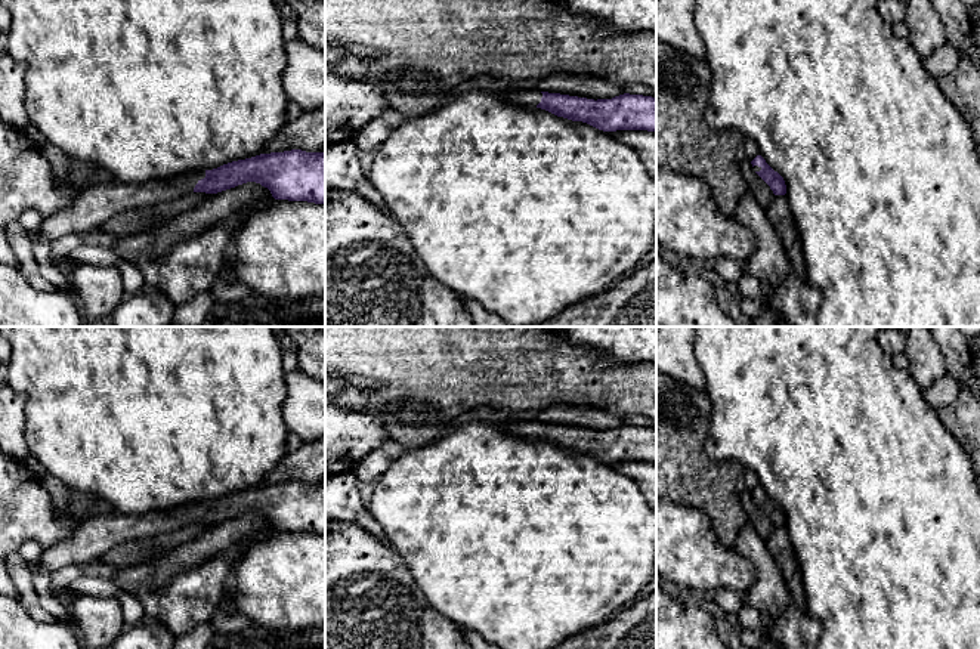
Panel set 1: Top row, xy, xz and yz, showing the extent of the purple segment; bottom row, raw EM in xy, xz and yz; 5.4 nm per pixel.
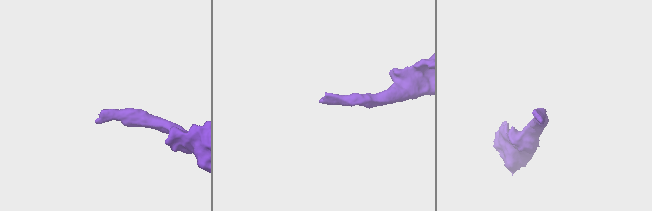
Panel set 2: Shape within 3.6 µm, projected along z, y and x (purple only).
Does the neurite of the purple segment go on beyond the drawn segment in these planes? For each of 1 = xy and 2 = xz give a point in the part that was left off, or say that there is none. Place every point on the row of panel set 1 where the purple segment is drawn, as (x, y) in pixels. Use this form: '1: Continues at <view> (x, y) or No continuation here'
1: Continues at xy (93, 206)
2: Continues at xz (523, 96)

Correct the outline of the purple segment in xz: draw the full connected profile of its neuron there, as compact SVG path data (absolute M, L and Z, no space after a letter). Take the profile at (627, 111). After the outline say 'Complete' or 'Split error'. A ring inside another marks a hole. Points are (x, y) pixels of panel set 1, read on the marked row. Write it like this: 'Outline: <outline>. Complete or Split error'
Outline: M520 87L500 95L513 105L537 106L557 117L587 123L603 132L656 132L656 98L624 93L612 99L587 99Z. Split error

